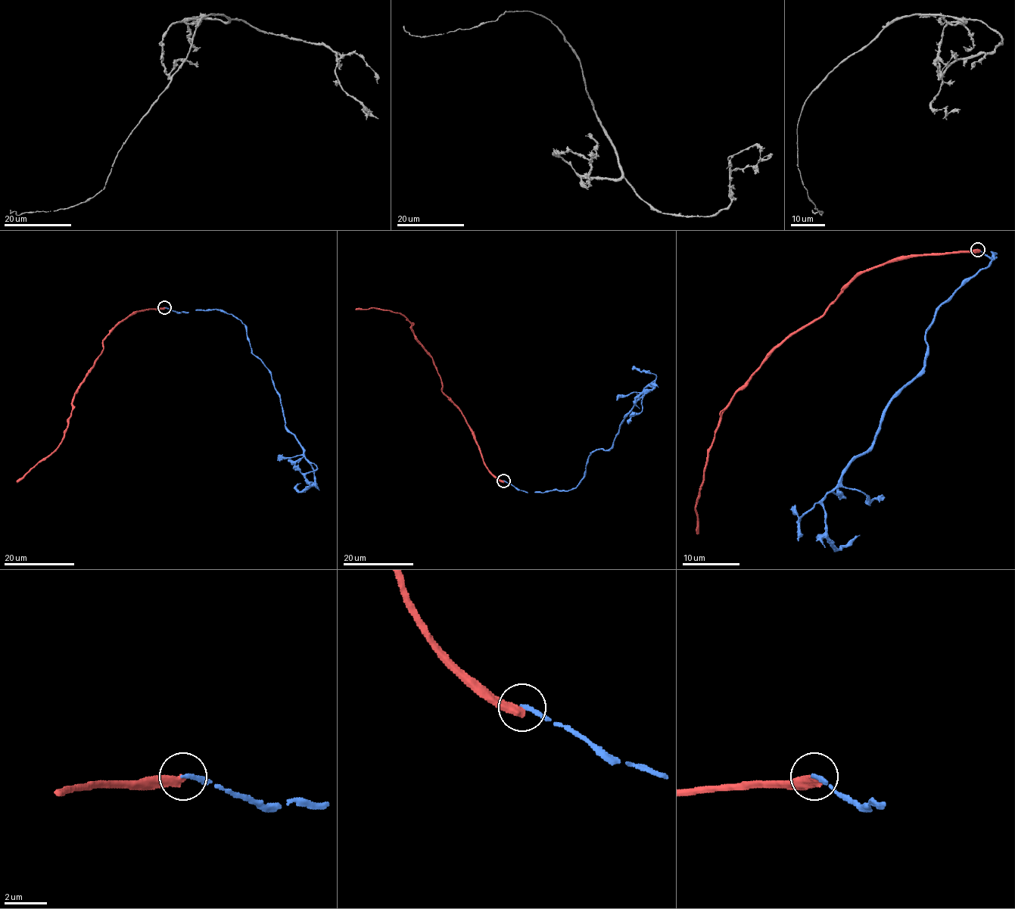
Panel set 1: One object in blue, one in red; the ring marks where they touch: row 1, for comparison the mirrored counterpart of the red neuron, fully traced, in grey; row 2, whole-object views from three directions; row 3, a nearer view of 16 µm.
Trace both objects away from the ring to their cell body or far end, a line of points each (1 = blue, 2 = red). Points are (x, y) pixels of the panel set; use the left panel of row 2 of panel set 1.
1: (164, 307), (223, 310), (245, 326), (284, 426), (313, 470), (314, 483), (298, 491), (300, 483)
2: (164, 307), (135, 312), (122, 321), (103, 340), (103, 350), (73, 397), (71, 415), (62, 441), (17, 482)

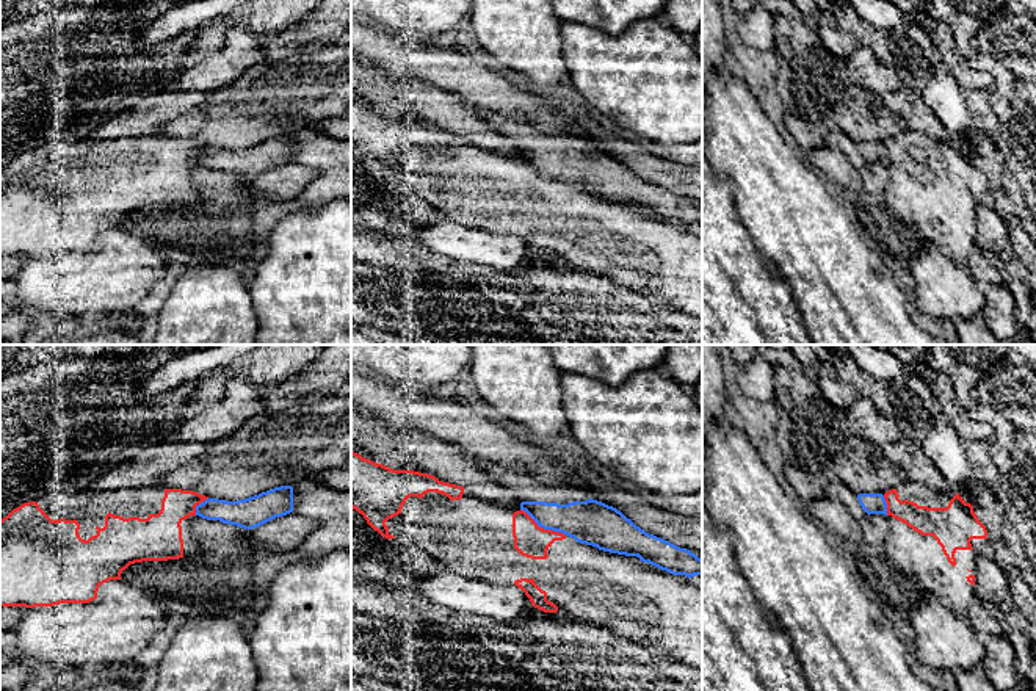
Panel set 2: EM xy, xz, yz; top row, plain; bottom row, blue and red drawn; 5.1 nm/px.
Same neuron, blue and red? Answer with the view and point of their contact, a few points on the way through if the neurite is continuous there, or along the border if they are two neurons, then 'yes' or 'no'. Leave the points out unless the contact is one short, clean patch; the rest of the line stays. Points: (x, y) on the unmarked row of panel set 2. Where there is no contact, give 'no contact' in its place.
meets blue in xz at (544, 177); border along xz (521, 157), (541, 176), (566, 184); no

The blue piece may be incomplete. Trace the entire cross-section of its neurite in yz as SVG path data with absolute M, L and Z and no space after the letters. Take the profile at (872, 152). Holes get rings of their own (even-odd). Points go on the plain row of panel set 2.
M834 124L829 125L829 132L824 135L824 146L832 150L840 150L848 161L860 171L862 177L868 180L868 165L884 163L887 165L887 152L882 143L854 143Z

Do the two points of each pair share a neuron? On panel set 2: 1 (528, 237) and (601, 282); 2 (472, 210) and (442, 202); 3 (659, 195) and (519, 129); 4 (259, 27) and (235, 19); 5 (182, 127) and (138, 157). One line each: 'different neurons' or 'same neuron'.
1: different neurons
2: same neuron
3: same neuron
4: same neuron
5: different neurons

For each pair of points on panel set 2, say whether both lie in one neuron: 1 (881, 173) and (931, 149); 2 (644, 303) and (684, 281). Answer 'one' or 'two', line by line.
1: two
2: two

